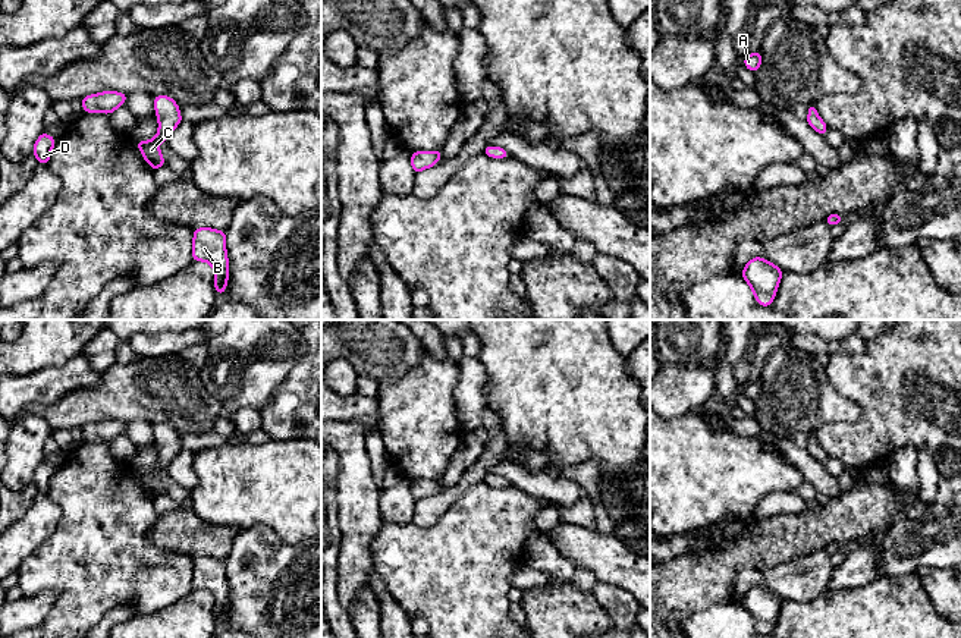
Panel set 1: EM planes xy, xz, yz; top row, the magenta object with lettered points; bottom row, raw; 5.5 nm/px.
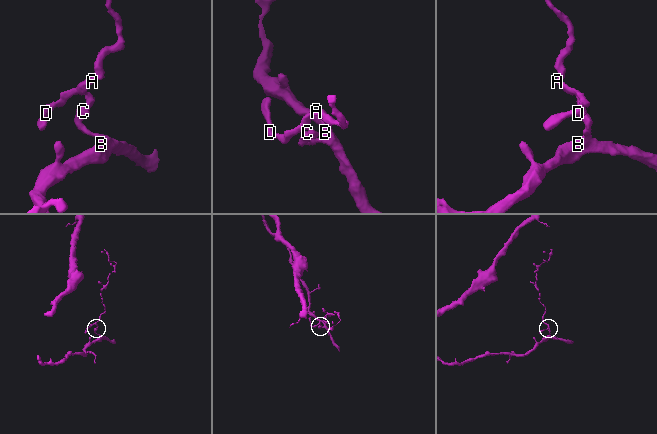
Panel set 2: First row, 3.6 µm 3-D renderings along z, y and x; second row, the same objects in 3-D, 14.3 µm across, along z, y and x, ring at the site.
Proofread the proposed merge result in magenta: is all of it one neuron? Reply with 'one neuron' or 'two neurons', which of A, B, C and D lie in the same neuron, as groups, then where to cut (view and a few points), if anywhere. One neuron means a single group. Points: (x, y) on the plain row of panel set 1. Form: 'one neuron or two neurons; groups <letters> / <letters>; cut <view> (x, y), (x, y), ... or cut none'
one neuron; groups A B C D; cut none

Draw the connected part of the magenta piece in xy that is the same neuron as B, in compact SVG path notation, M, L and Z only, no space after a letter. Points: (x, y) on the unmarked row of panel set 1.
M210 556L194 557L192 590L205 590L214 597L214 616L220 625L229 607L226 560Z

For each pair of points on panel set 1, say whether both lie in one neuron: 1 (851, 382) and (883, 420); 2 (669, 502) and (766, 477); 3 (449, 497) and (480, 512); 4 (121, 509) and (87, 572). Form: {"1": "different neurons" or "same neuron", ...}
{"1": "same neuron", "2": "same neuron", "3": "different neurons", "4": "same neuron"}

